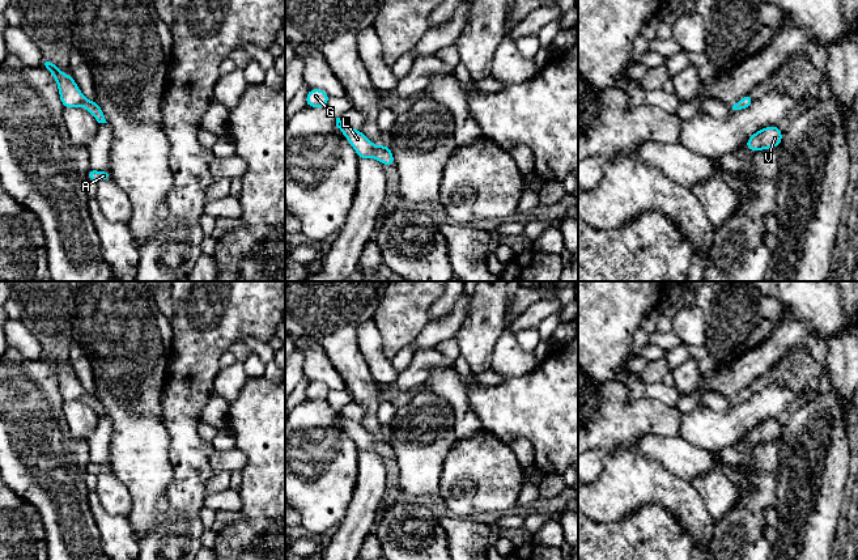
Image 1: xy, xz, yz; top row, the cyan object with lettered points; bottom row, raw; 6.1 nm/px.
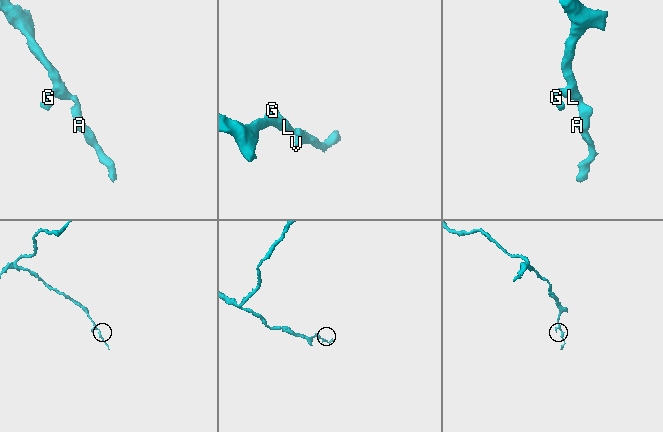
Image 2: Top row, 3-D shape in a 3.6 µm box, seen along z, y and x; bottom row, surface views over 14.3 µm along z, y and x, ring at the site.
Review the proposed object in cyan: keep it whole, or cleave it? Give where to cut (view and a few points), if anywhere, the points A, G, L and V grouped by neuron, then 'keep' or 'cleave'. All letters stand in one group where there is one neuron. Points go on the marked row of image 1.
no cut | A G L V | keep

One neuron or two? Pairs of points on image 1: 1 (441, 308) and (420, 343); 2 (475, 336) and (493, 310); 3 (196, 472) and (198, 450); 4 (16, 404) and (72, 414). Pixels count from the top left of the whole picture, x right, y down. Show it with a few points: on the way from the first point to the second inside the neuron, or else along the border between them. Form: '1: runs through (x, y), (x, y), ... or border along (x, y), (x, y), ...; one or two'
1: border along (458, 298), (446, 314), (429, 319); two
2: runs through (481, 330), (491, 317); one
3: runs through (196, 467), (196, 455); one
4: border along (63, 402), (63, 416), (68, 431), (80, 438); two

